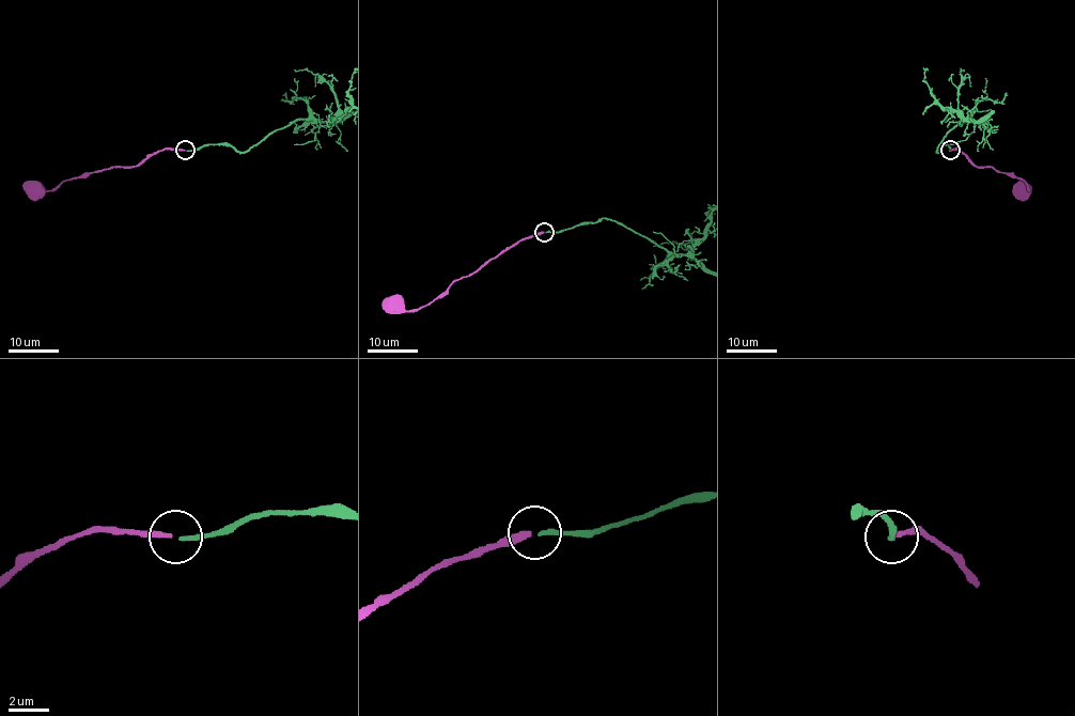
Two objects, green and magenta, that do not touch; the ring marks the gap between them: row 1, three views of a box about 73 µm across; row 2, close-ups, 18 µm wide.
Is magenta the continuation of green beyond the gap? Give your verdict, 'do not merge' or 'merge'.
merge

